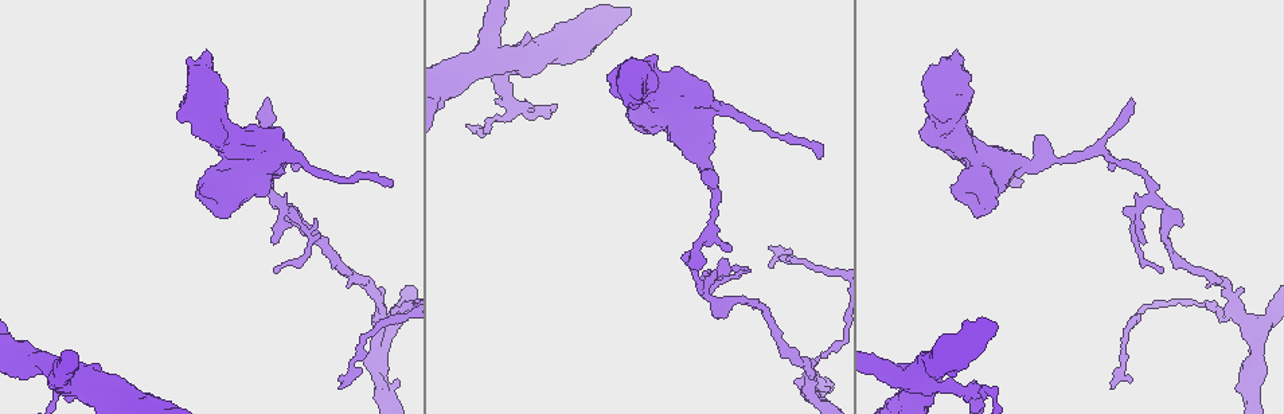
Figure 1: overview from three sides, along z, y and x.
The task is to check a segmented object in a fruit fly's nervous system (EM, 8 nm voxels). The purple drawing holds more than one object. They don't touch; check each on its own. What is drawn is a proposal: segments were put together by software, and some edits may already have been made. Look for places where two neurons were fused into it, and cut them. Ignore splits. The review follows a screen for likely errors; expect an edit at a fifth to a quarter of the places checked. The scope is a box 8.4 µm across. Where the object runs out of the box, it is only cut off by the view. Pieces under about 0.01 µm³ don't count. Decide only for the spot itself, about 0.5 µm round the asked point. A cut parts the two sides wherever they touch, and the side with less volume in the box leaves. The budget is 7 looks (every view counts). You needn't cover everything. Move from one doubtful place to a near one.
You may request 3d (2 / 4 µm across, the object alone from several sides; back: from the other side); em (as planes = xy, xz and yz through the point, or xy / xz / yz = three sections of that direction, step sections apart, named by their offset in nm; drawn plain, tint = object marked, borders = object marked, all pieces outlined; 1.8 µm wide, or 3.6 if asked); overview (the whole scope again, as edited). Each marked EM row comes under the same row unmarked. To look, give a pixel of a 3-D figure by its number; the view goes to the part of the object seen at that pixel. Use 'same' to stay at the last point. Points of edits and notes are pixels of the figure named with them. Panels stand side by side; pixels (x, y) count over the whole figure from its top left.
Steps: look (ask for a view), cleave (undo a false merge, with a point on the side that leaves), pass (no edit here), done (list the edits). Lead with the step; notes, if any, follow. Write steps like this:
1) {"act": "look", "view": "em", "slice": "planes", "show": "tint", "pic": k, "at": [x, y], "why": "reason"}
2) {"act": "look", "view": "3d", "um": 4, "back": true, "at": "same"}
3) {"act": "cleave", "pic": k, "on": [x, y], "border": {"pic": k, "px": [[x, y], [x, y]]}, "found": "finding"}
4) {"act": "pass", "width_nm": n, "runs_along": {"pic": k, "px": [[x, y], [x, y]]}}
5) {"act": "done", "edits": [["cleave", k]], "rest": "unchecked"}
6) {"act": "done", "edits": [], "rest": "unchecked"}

{"act": "look", "view": "em", "slice": "planes", "show": "tint", "pic": 1, "at": [50, 363], "why": "abrupt turn"}

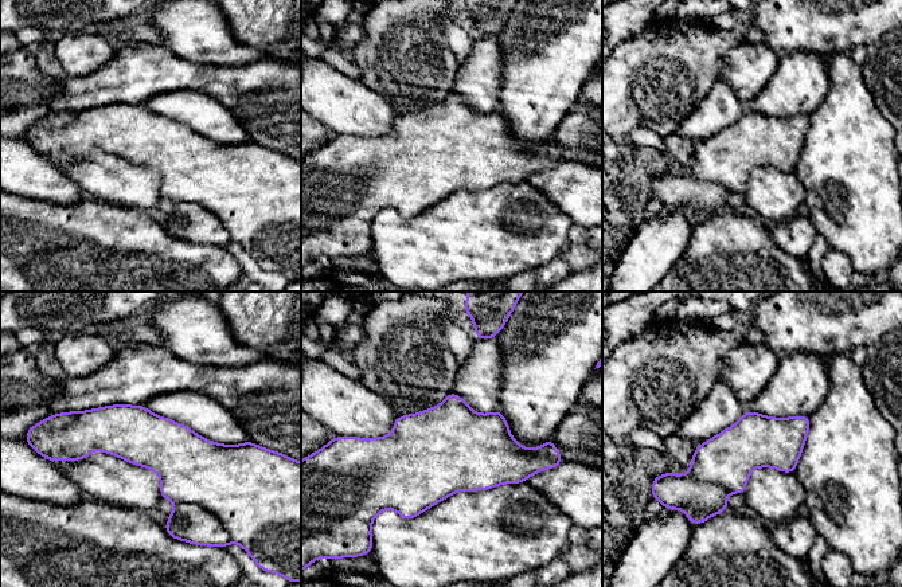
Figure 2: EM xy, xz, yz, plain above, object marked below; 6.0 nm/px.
{"act": "cleave", "pic": 2, "on": [699, 500], "border": {"pic": 2, "px": [[688, 472], [727, 492]]}, "found": "two neurons meet here"}

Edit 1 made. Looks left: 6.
{"act": "look", "view": "em", "slice": "yz", "step": 16, "show": "tint", "pic": 1, "at": [714, 234], "why": "branch point"}

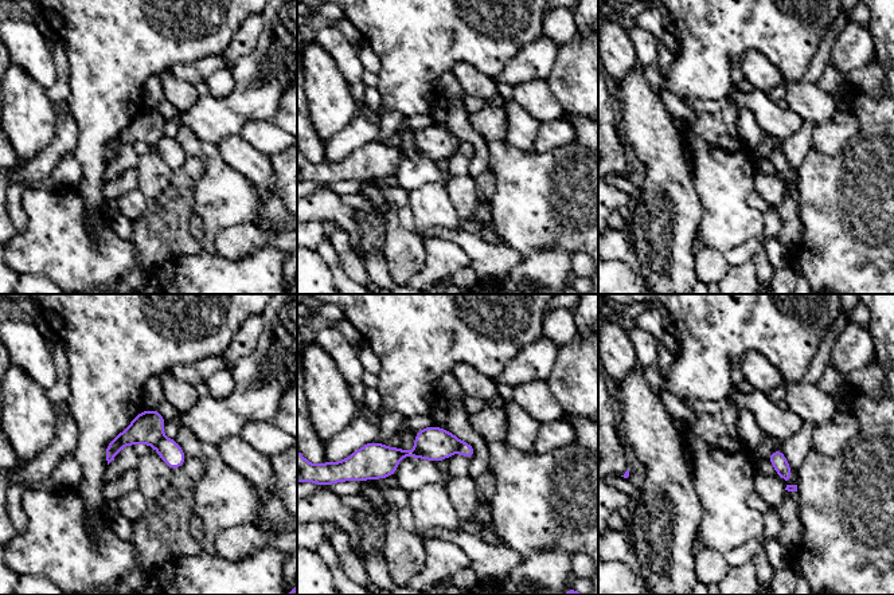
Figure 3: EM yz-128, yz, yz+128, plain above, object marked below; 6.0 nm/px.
{"act": "look", "view": "em", "slice": "planes", "show": "tint", "at": "same", "why": "cut it another way"}

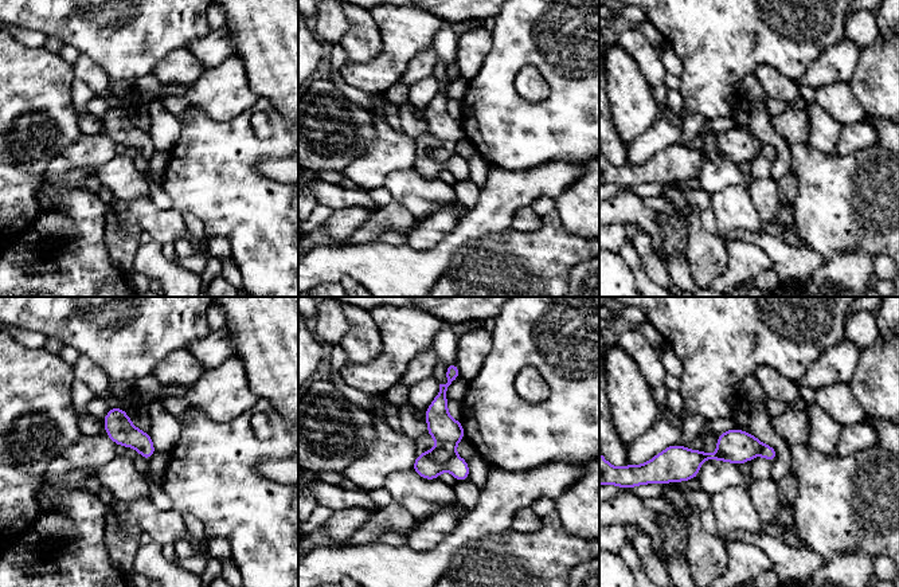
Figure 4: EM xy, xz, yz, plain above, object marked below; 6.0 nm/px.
{"act": "cleave", "pic": 4, "on": [423, 466], "border": {"pic": 4, "px": [[423, 454], [438, 462], [454, 456]]}, "found": "a second neuron is stuck on"}

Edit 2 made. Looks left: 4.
{"act": "look", "view": "overview"}

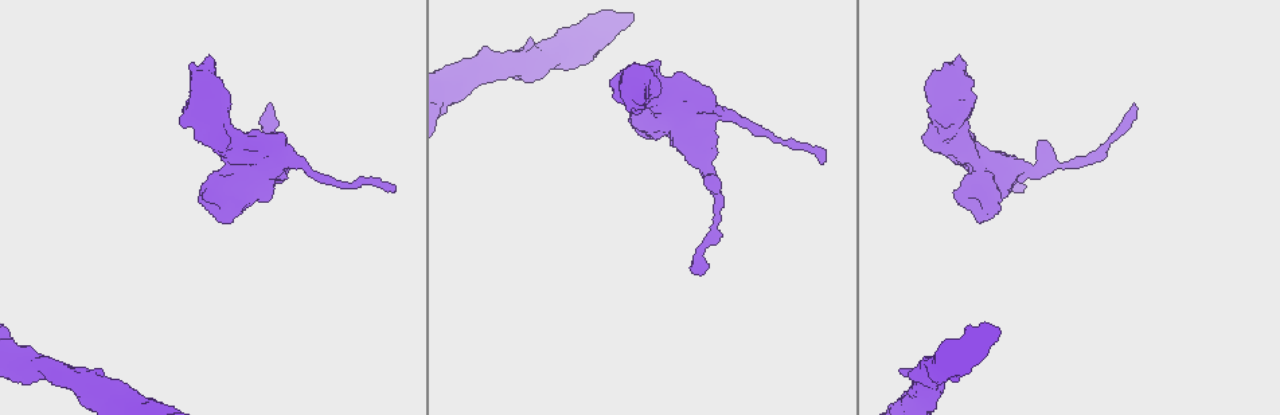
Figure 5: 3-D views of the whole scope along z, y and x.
{"act": "look", "view": "3d", "um": 4, "pic": 5, "at": [683, 114], "why": "calibre changes"}

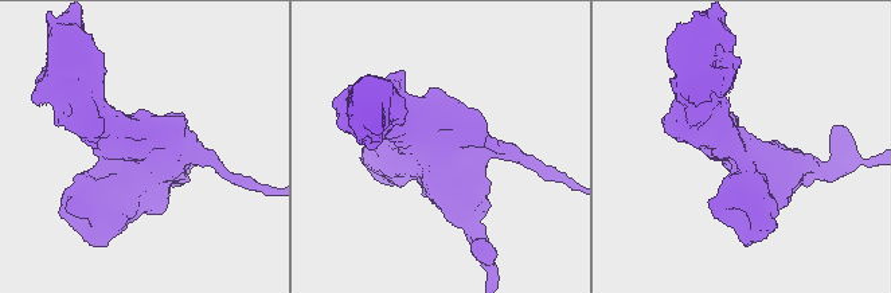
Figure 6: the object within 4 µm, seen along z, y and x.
{"act": "look", "view": "em", "um": 3.6, "slice": "xz", "step": 4, "show": "tint", "pic": 6, "at": [738, 147], "why": "need the tissue"}

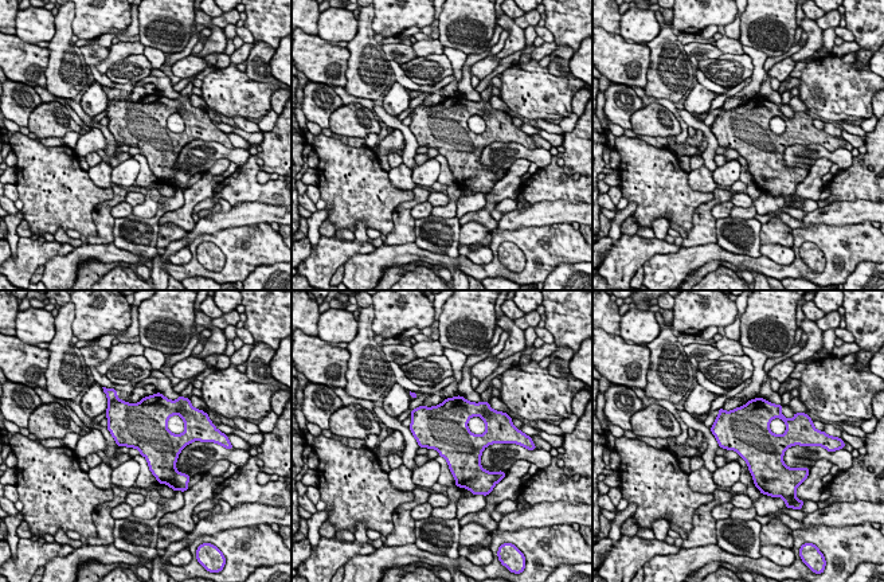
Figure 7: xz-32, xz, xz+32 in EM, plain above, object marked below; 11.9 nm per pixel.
{"act": "look", "view": "em", "um": 3.6, "slice": "planes", "show": "tint", "at": "same", "why": "cut it another way"}

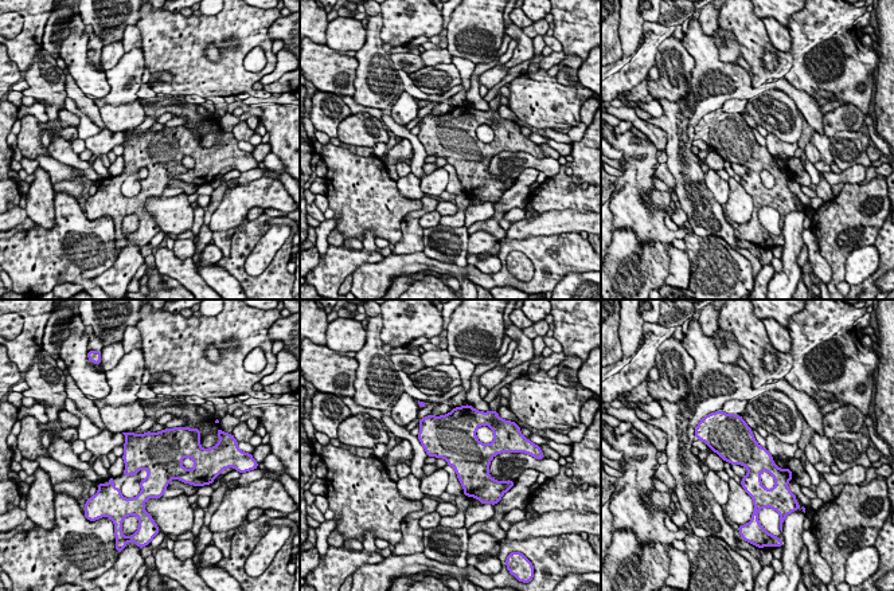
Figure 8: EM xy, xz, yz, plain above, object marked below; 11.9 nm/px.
{"act": "pass", "width_nm": 420, "found": "all the same neuron"}

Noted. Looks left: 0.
{"act": "done", "edits": [["cleave", 2], ["cleave", 4]], "rest": "unchecked"}

